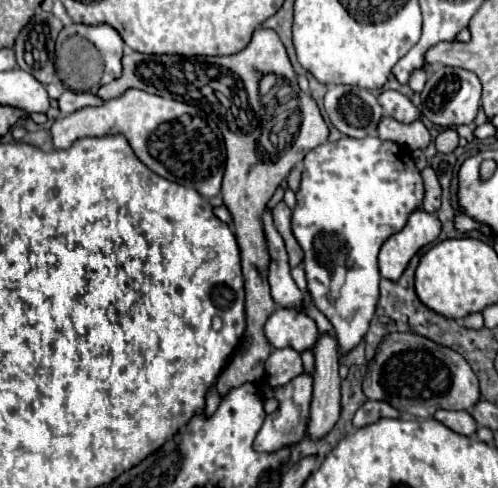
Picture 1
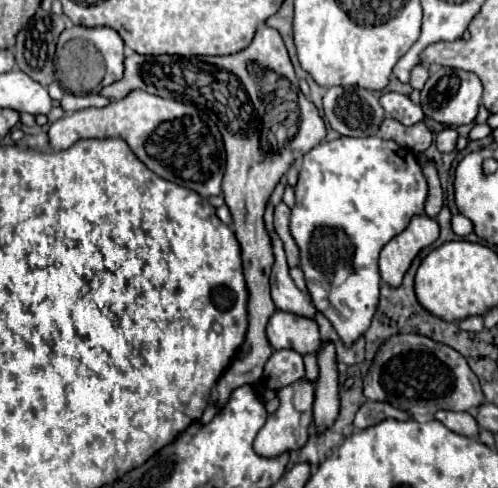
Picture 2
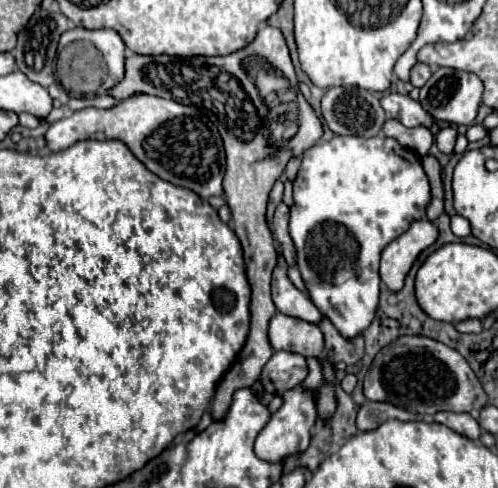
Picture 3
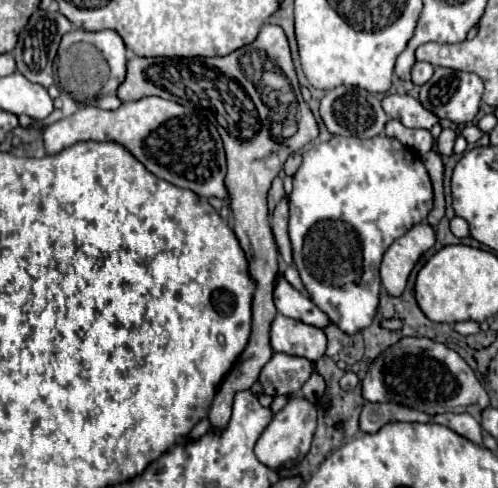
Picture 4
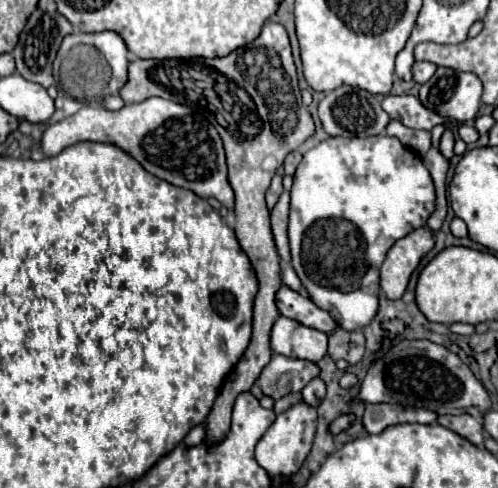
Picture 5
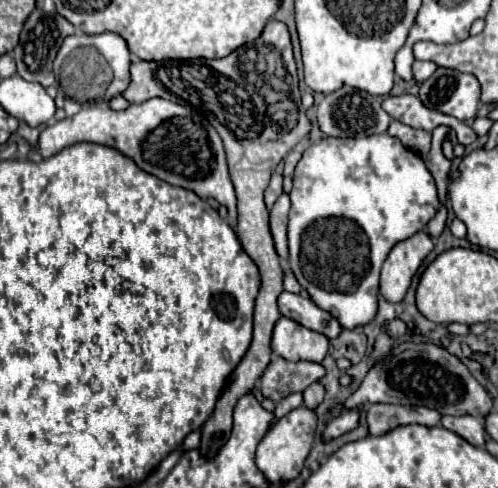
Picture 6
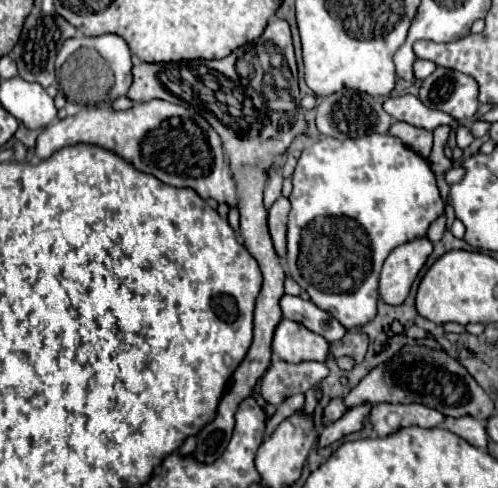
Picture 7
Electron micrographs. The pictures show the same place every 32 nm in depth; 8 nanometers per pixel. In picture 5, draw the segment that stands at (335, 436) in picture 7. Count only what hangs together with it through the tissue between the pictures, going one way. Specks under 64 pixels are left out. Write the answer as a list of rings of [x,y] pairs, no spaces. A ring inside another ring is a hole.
[[[342,414],[342,416],[338,416],[338,418],[330,424],[330,432],[332,432],[332,434],[340,434],[340,432],[348,430],[352,424],[354,424],[354,414]]]

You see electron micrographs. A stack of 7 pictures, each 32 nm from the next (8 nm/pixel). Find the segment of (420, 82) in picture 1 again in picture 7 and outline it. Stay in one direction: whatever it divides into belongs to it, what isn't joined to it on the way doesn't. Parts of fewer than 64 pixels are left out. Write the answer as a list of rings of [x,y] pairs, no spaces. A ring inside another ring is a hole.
[[[416,60],[414,62],[414,76],[416,76],[416,80],[428,78],[434,72],[434,68],[436,68],[436,64],[430,62],[430,60]]]

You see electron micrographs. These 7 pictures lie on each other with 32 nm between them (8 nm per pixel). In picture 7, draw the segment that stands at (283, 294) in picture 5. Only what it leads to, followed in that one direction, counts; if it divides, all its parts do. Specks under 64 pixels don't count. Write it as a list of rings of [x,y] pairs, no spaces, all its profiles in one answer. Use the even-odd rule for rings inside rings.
[[[282,296],[280,300],[284,318],[290,318],[308,330],[320,334],[328,342],[342,340],[346,334],[346,328],[328,312],[314,306],[310,300],[302,300],[300,296]]]

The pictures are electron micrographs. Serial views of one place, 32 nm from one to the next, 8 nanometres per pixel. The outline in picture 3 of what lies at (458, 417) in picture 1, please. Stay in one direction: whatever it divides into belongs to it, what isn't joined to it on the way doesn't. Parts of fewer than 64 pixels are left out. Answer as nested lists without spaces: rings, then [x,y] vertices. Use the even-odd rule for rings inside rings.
[[[438,412],[434,414],[434,422],[448,426],[450,430],[470,438],[470,440],[480,440],[480,424],[470,416],[470,414],[456,414],[456,412]]]

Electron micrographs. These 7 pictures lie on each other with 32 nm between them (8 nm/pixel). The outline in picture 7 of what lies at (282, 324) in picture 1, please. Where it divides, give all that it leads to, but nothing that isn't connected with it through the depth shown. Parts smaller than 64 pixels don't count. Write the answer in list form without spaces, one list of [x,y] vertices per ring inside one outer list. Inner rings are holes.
[[[282,318],[274,332],[272,352],[278,354],[284,362],[298,364],[306,360],[318,360],[324,362],[328,356],[328,342],[304,328],[302,324],[296,324],[294,320]]]

